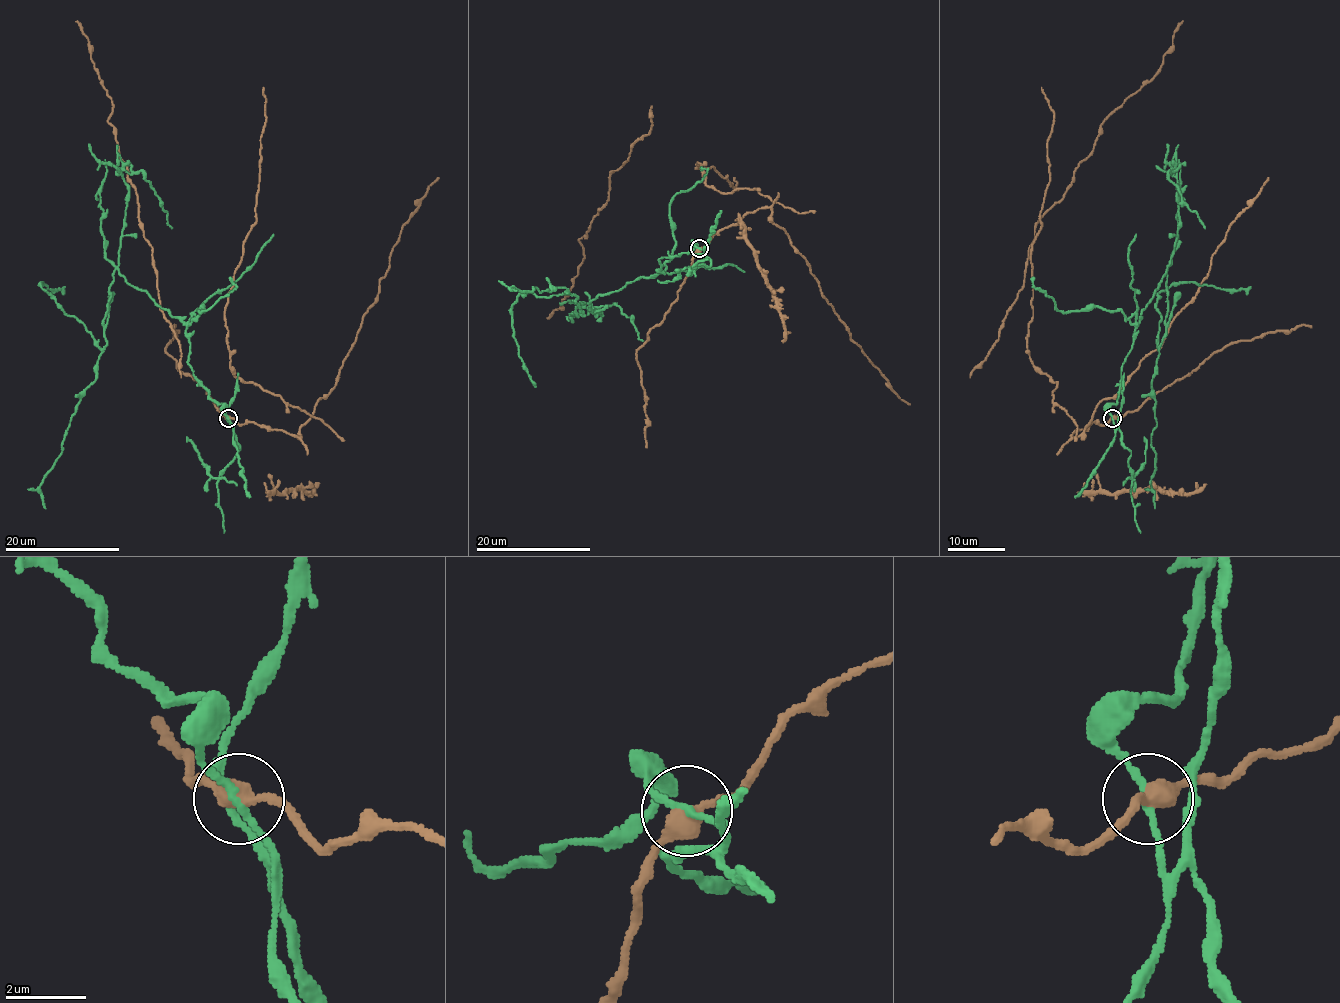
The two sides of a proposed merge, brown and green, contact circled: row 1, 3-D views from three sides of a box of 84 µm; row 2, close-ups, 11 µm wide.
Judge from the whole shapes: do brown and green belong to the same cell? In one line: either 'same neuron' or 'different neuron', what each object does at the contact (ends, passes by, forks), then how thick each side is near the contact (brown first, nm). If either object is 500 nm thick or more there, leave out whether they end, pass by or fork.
different neuron | brown passes by | green passes by | 400/150 nm

